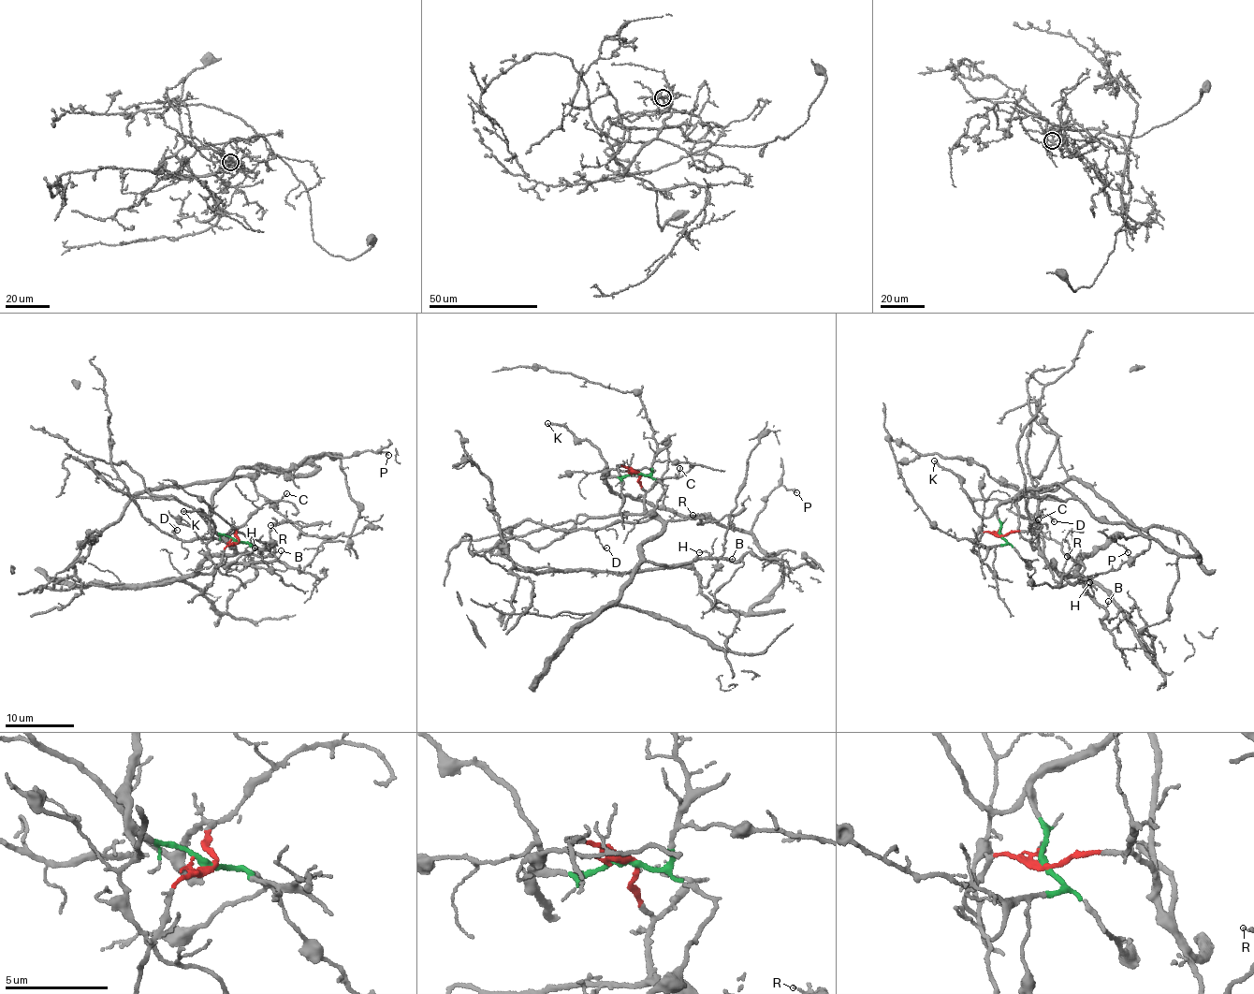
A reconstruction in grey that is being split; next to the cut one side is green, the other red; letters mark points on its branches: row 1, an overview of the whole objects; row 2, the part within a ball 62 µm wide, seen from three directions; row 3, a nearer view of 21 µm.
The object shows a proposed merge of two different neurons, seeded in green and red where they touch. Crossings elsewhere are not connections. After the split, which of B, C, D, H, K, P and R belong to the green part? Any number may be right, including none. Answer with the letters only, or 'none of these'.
K, P

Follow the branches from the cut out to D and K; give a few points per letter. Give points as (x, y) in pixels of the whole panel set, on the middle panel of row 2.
D: (637, 472), (646, 497), (642, 512), (624, 516), (622, 520), (595, 529), (595, 534), (607, 548)
K: (637, 474), (610, 475), (608, 466), (594, 445), (579, 440), (565, 429), (546, 423)

